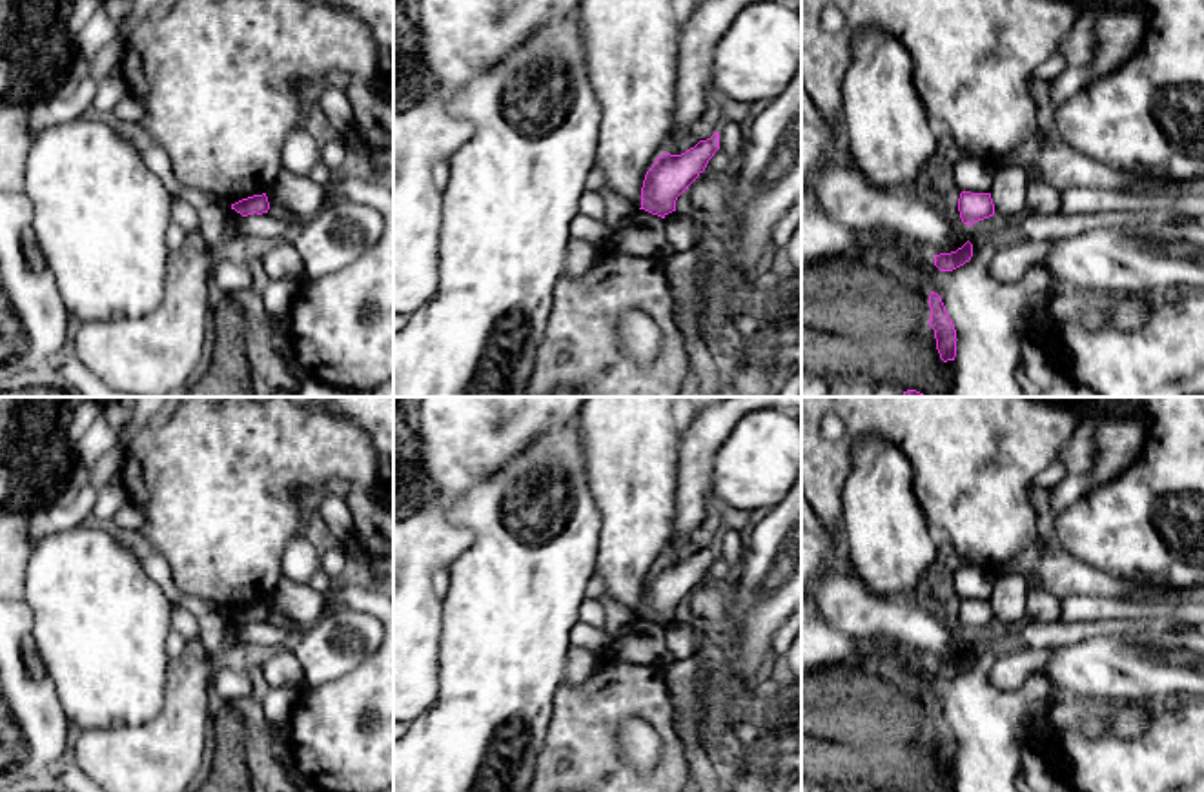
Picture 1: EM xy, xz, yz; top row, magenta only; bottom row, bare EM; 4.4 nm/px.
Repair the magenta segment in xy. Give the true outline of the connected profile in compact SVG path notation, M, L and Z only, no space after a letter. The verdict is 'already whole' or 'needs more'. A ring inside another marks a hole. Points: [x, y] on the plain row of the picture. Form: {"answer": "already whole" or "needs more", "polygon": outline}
{"answer": "already whole", "polygon": "M262 601L262 603L253 603L231 612L231 617L240 621L242 624L253 623L253 621L262 623L262 621L268 621L270 610L266 601Z"}

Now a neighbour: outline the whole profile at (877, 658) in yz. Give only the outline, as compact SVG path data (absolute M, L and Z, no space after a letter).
M860 641L860 655L856 659L856 665L871 670L871 672L883 672L883 674L891 674L891 668L898 665L896 657L902 652L898 652L896 648L880 645L880 643L862 643Z

